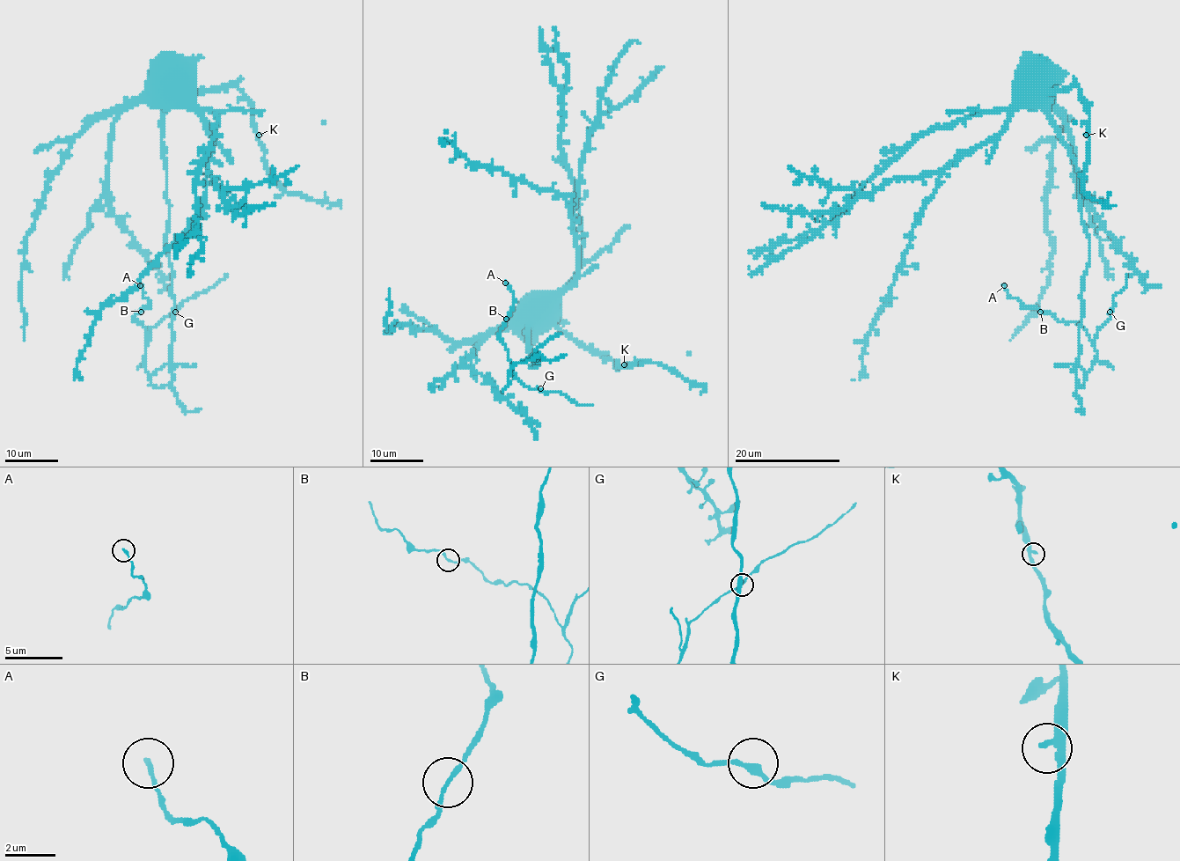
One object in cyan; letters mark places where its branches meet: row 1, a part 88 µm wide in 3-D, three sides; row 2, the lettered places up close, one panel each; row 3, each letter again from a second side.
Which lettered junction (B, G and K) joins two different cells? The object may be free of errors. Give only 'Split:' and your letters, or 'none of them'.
Split: none of them

